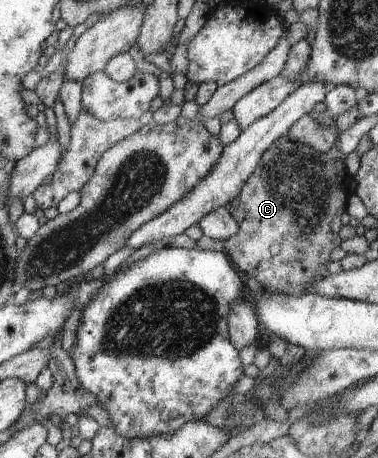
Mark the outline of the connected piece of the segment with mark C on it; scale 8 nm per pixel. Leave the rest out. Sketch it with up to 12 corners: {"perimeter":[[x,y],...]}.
{"perimeter":[[282,137],[225,207],[262,289],[329,276],[345,157]]}

